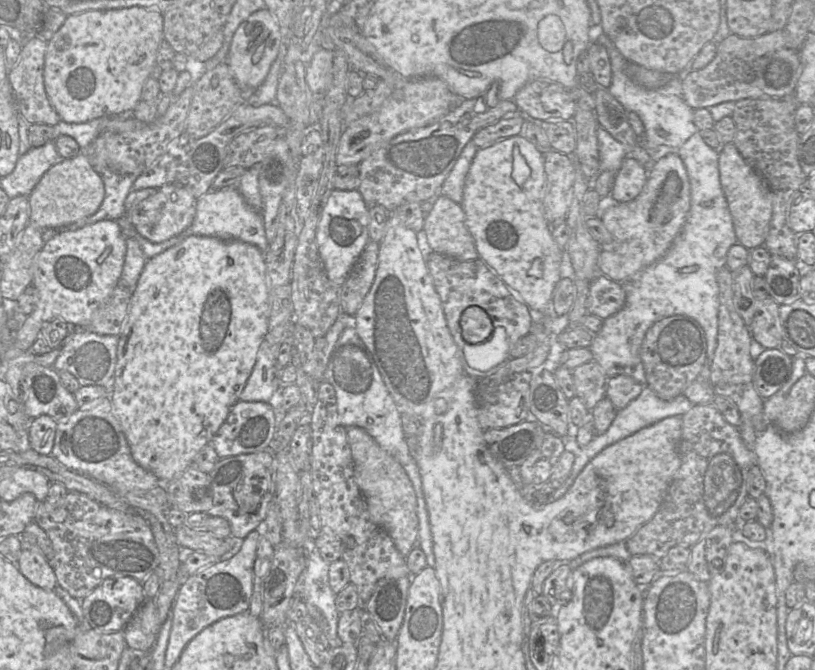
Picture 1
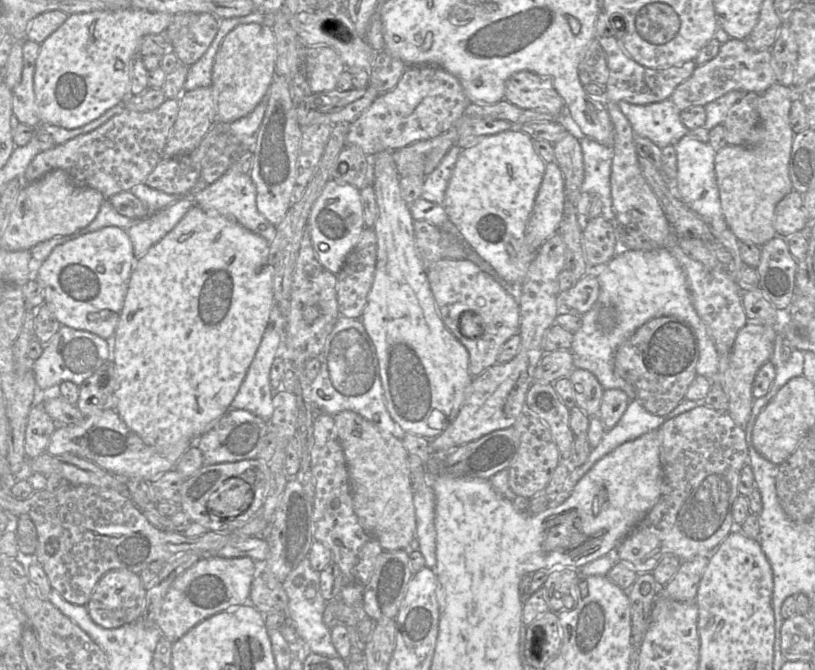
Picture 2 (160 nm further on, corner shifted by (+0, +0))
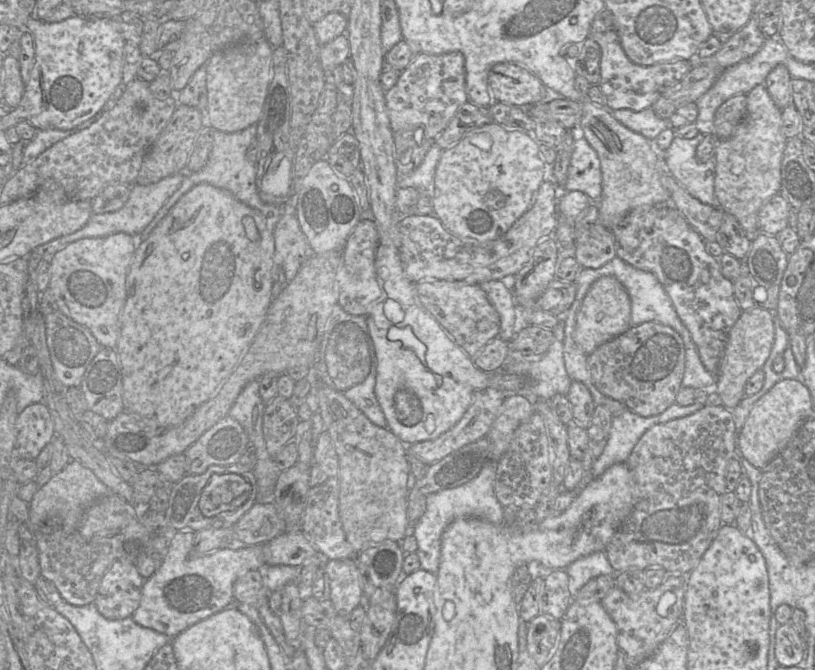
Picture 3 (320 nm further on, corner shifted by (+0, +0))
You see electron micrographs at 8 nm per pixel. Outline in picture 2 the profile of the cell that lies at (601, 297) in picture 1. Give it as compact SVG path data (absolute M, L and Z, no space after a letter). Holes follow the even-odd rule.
M586 274L569 290L557 295L557 305L571 310L570 315L584 315L596 303L600 285L596 274Z

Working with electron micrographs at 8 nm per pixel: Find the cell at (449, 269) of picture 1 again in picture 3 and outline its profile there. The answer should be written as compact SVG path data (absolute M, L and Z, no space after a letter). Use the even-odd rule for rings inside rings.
M423 280L415 286L419 304L428 311L463 351L474 358L500 332L500 318L482 286L448 280Z

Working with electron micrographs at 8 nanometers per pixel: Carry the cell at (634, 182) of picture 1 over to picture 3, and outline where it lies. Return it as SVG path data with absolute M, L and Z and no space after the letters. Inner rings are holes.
M672 203L637 207L611 231L615 239L616 256L633 267L656 276L670 297L681 322L690 332L703 366L711 374L717 375L729 333L741 316L742 309L735 299L733 282L722 275L718 258L710 255L706 250L706 241L686 222L685 217Z

